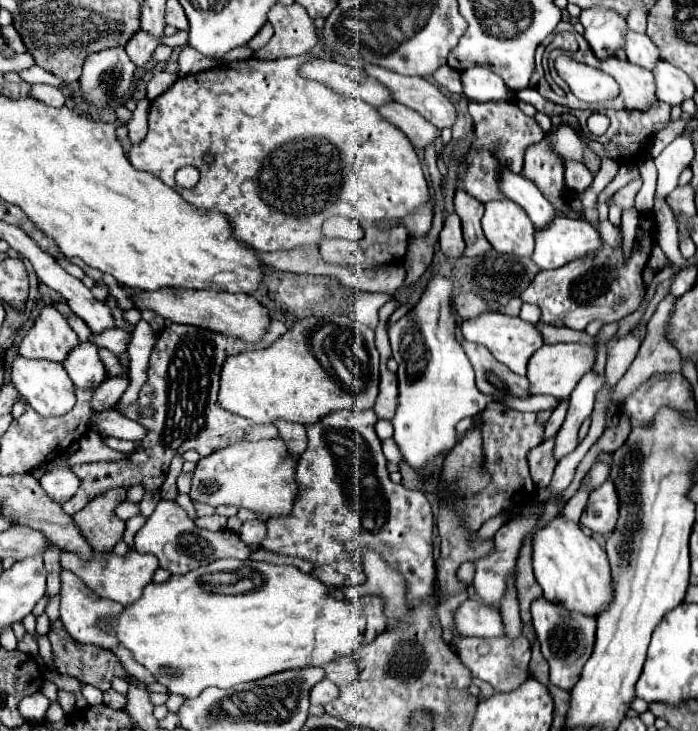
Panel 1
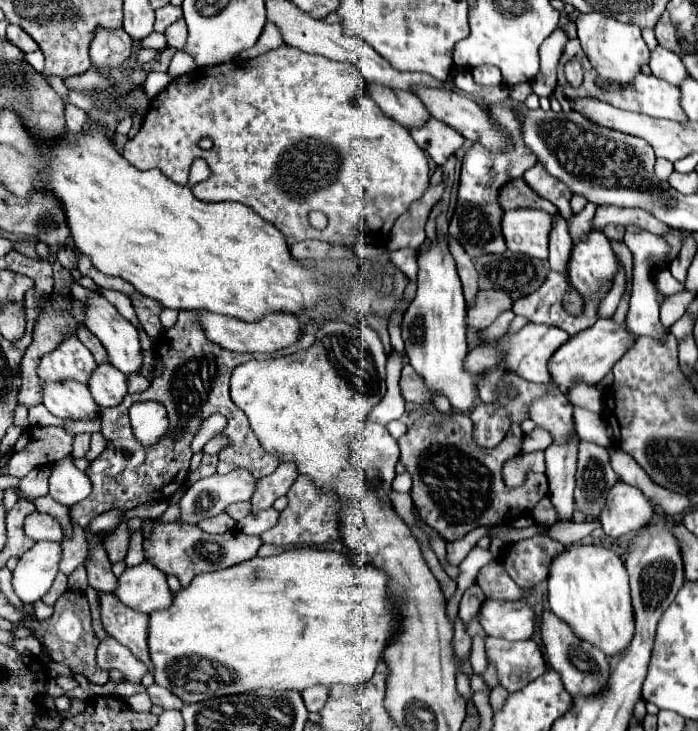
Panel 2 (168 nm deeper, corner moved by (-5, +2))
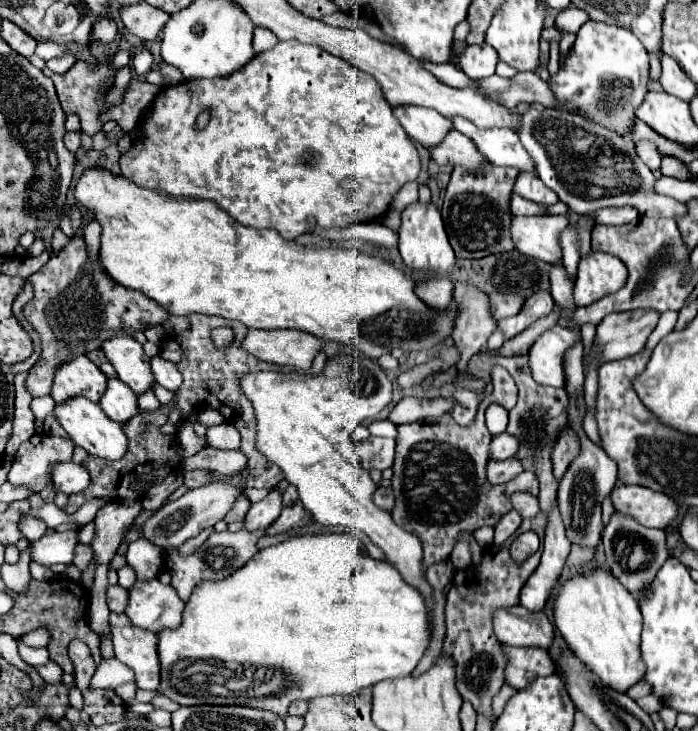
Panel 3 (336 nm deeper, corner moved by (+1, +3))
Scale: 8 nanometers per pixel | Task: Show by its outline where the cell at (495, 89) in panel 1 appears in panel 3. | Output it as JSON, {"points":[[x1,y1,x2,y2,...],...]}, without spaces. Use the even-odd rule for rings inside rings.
{"points":[[486,42,464,48,464,56,460,56,460,60,458,60,460,70,466,76,470,76,472,80,492,76,496,70,496,64,498,64,496,50,492,46,488,46]]}

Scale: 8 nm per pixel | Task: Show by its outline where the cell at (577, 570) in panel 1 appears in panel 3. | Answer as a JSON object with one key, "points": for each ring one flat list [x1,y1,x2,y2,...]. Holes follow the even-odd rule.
{"points":[[586,570,582,576,568,580,556,592,556,628,570,650,584,662,608,688,626,694,628,688,644,678,640,652,642,614,638,600,624,590,608,570]]}

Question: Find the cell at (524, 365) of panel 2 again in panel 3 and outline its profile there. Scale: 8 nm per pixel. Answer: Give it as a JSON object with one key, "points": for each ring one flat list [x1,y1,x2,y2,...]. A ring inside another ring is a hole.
{"points":[[554,326,552,330,544,332,530,348,530,370,536,382,554,386,554,388,564,388,566,376,564,376,564,354,568,348,572,348,578,342,578,334]]}

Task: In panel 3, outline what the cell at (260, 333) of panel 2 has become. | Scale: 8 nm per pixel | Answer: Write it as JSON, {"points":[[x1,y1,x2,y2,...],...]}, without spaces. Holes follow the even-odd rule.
{"points":[[248,330,248,336,244,338,242,346,264,362,308,370,312,366,314,356,322,350,322,340,300,330]]}

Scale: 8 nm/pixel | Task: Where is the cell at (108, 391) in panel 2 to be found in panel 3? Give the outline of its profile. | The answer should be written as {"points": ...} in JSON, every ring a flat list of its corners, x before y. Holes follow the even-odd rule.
{"points":[[118,378,108,380,108,390,100,398,100,408,118,424,126,424,138,414,136,394]]}

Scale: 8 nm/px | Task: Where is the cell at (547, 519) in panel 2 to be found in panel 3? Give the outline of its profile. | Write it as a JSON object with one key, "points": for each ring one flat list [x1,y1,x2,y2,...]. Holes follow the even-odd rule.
{"points":[[526,492,512,494,512,506,522,518,534,518,536,512,540,512,538,500,532,494,526,494]]}

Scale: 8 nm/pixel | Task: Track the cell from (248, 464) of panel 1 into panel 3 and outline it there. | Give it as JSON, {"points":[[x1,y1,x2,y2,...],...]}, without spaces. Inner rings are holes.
{"points":[[212,482,200,488,194,488,190,492,186,492,184,496,180,496,174,502,164,504,158,512,154,512,140,528,142,538,146,538,148,542,170,550,170,548,180,548,186,540,198,536,202,530,212,528,216,522,220,522,226,512,232,508,232,502,236,500,236,496,240,494,240,488,234,488,226,482]]}

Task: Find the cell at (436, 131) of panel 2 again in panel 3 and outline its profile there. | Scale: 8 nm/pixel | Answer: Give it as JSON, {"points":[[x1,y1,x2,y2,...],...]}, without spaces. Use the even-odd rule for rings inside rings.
{"points":[[458,130,450,132,444,138,444,144,430,148,430,156,440,166,446,166,446,164,460,166,474,174,480,174,488,166,488,160,484,158,482,152,478,152,476,144]]}

